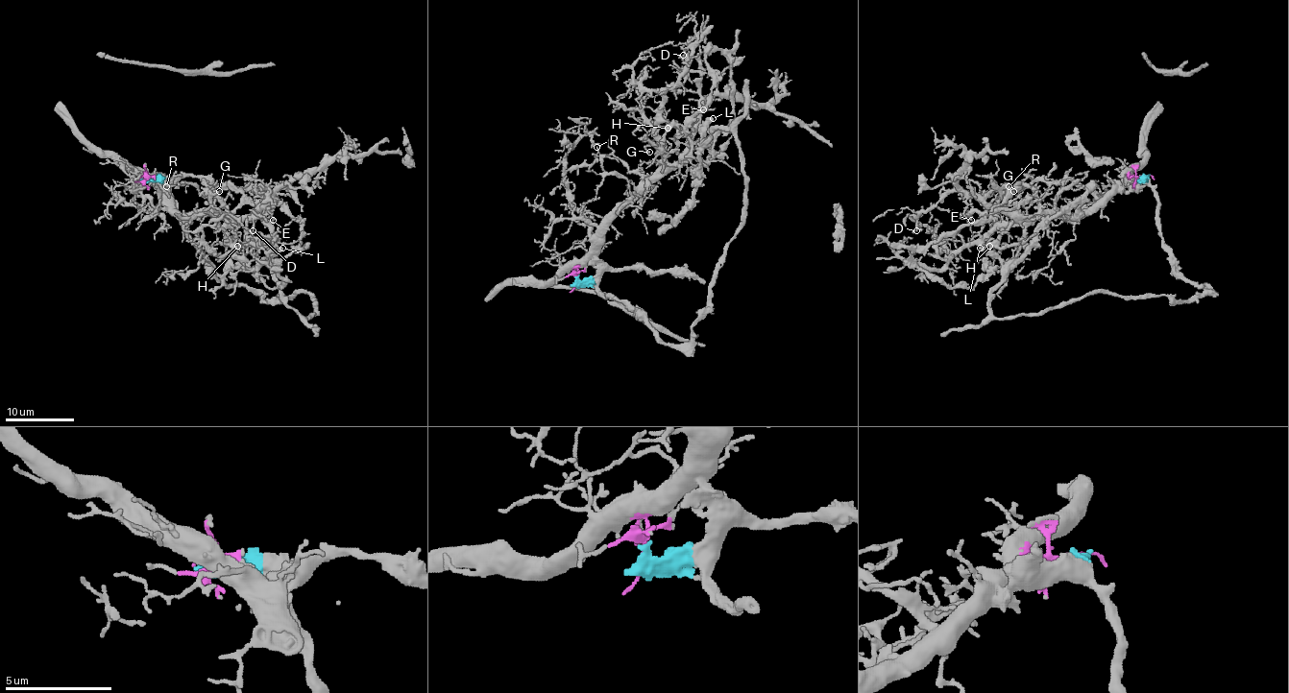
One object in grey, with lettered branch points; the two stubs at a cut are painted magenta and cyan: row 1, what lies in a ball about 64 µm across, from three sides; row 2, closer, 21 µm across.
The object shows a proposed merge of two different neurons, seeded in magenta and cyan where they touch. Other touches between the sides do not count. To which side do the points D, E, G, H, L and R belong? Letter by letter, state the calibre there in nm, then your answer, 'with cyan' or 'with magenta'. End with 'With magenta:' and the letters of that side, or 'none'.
D: calibre 120 nm; with magenta
E: calibre 140 nm; with magenta
G: calibre 190 nm; with magenta
H: calibre 200 nm; with magenta
L: calibre 360 nm; with cyan
R: calibre 130 nm; with magenta
With magenta: D, E, G, H, R

